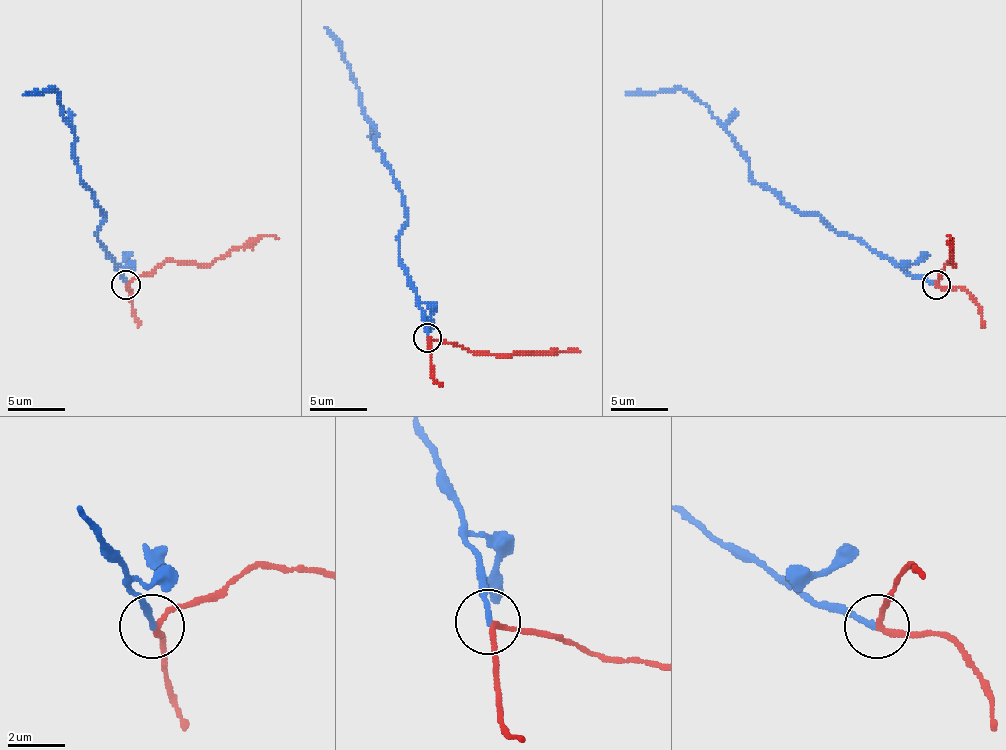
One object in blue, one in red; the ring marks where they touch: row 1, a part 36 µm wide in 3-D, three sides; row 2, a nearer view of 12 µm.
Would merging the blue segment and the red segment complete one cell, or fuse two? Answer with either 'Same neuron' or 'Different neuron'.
Different neuron

